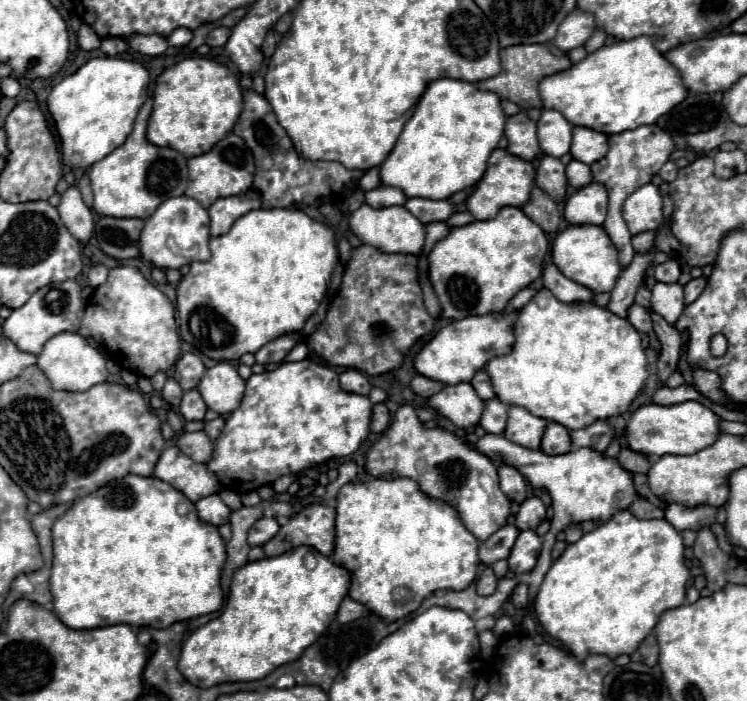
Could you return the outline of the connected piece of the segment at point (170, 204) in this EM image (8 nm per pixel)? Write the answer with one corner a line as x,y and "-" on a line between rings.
178,196
164,200
156,212
146,218
144,230
140,236
140,256
156,268
182,268
196,260
210,260
208,250
210,240
210,218
208,212
188,196

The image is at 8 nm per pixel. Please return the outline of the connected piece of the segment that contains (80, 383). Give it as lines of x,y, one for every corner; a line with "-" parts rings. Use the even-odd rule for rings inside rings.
62,332
54,338
50,338
38,356
40,370
50,378
52,386
56,390
88,390
94,384
106,382
108,378
108,368
106,368
106,358
102,352
92,346
92,342
78,332

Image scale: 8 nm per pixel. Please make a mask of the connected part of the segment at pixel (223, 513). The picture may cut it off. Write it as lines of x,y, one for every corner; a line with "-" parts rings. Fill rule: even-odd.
212,494
212,496
198,500
196,508
198,508
198,516
214,526
226,524
230,520
230,514
232,514
232,510
222,502
222,498
218,494

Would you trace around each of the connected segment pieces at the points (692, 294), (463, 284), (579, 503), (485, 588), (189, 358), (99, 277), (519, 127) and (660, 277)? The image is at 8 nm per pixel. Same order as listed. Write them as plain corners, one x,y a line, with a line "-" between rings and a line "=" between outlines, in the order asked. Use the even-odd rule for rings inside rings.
700,276
700,278
692,278
692,280
684,286
684,300
686,300
686,304
694,302
694,300
702,294
704,286
706,286
706,278
704,278
704,276
=
502,208
494,220
472,222
462,228
452,228
452,232
444,240
436,242
430,252
430,282
442,304
442,318
460,320
476,314
502,312
508,300
512,300
518,290
530,286
542,274
542,262
546,252
548,240
544,230
518,208
=
484,434
476,448
486,454
490,460
500,460
504,464
510,464
520,470
520,474
534,486
534,488
544,488
552,496
552,508
554,515
550,521
550,530
543,537
543,544
538,562
534,570
523,576
529,586
529,595
534,599
538,589
544,579
546,572
552,565
551,551
556,543
556,535
560,530
564,530
570,522
586,522
586,520
598,520
600,524
606,522
612,514
618,510
624,510
632,504
636,498
636,490
632,484
630,474
614,460
598,454
596,450
590,448
574,448
568,454
560,456
550,456
544,454
542,450
530,450
522,448
510,440
506,440
502,434
=
486,568
486,570
480,574
478,582
476,582
478,594
480,594
480,596
490,596
490,594
496,590
496,582
498,582
498,578
494,576
492,568
=
186,352
180,356
180,360
176,362
176,368
174,368
174,378
178,380
178,384
182,386
182,390
192,390
198,386
200,378
204,376
206,368
200,360
198,354
192,354
192,352
=
98,264
98,266
92,266
90,268
90,274
88,274
88,280
90,280
90,286
92,288
98,288
100,284
104,284
108,278
108,268
=
524,110
506,120
506,138
510,142
508,152
522,160
534,160
542,154
536,140
536,122
530,120
=
668,260
654,268
654,278
658,282
678,282
678,276
680,276
680,266
676,260

